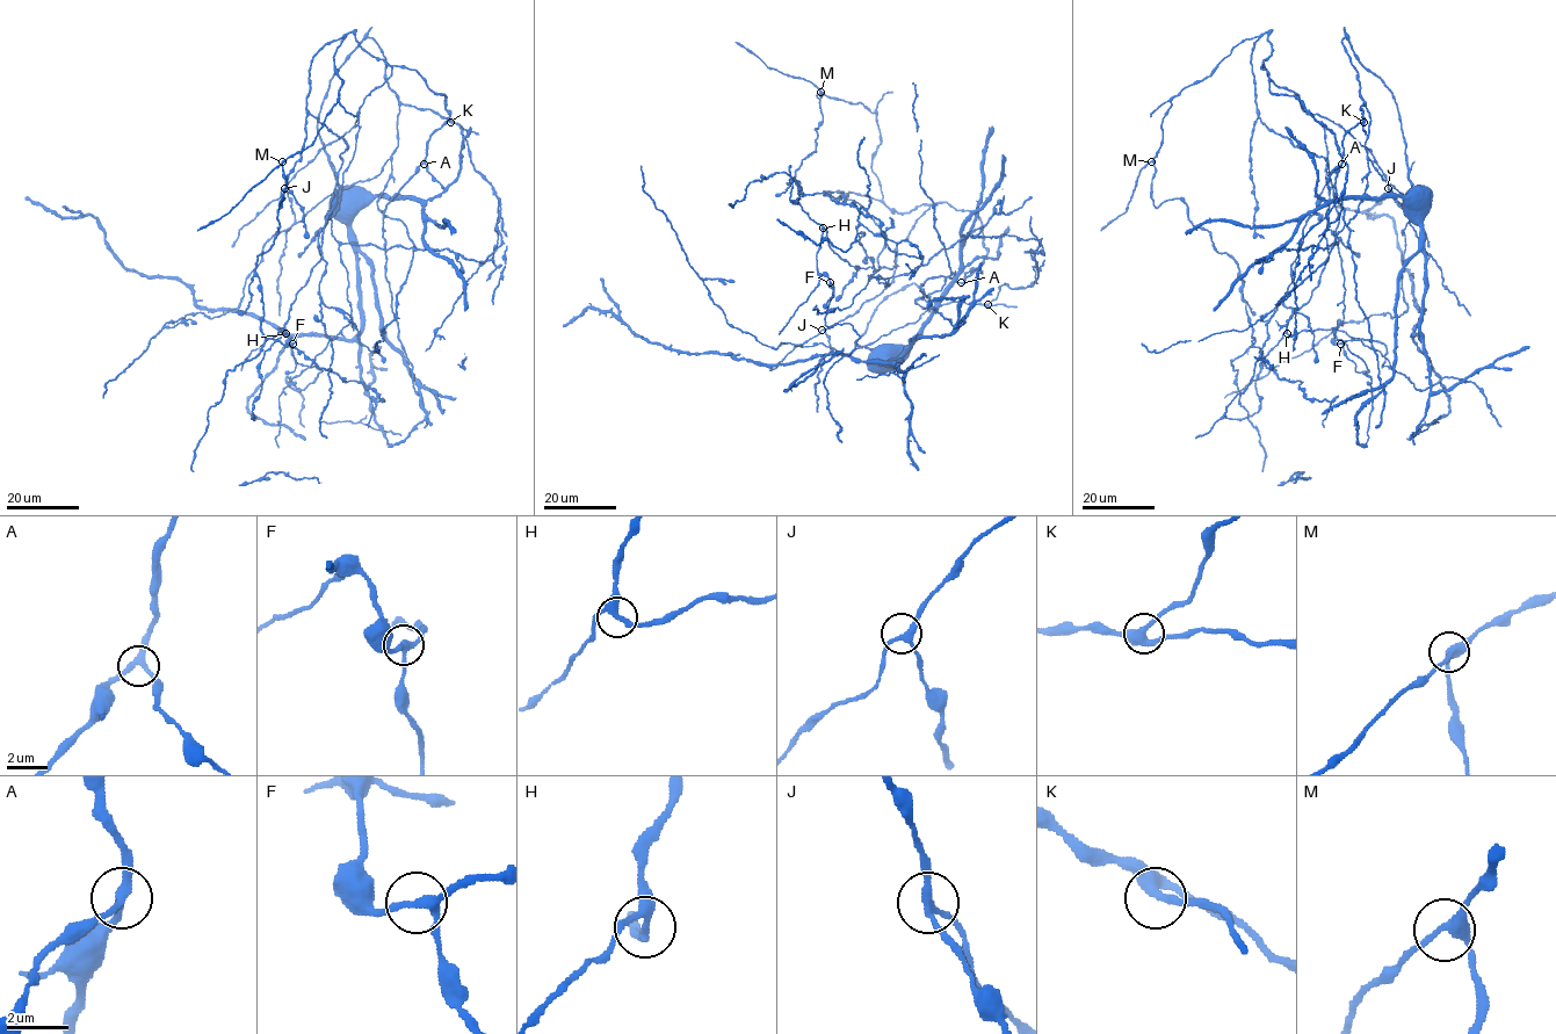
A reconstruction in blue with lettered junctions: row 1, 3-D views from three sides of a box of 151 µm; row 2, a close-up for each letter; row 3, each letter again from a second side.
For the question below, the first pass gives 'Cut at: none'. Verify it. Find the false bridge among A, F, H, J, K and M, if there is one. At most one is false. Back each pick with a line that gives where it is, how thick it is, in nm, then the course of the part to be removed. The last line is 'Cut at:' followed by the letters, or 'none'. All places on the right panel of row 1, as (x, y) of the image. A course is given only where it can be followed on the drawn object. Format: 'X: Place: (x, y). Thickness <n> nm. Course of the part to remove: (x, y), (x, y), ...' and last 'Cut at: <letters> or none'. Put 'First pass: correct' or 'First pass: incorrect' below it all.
Cut at: none
First pass: correct

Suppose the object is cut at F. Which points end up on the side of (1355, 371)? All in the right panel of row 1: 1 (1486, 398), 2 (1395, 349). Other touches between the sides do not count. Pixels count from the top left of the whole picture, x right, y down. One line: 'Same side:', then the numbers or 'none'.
Same side: 1

